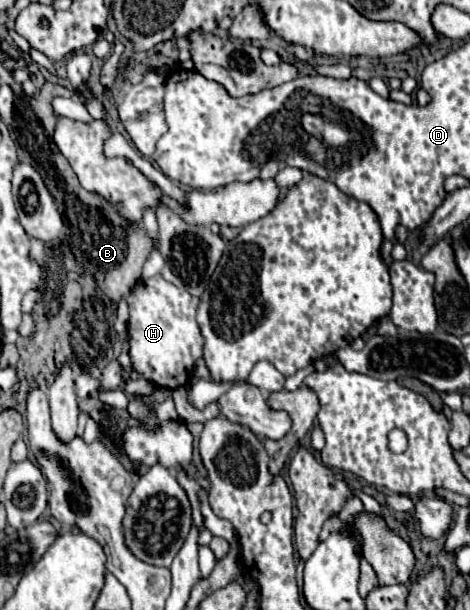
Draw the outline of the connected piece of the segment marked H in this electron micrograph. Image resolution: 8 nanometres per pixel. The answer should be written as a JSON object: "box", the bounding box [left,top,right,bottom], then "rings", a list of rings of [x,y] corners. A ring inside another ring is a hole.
{"box":[127,275,203,389],"rings":[[[161,275],[139,281],[127,297],[129,303],[129,357],[133,371],[143,379],[177,389],[189,383],[195,361],[203,355],[203,337],[195,321],[199,299],[167,283]]]}

